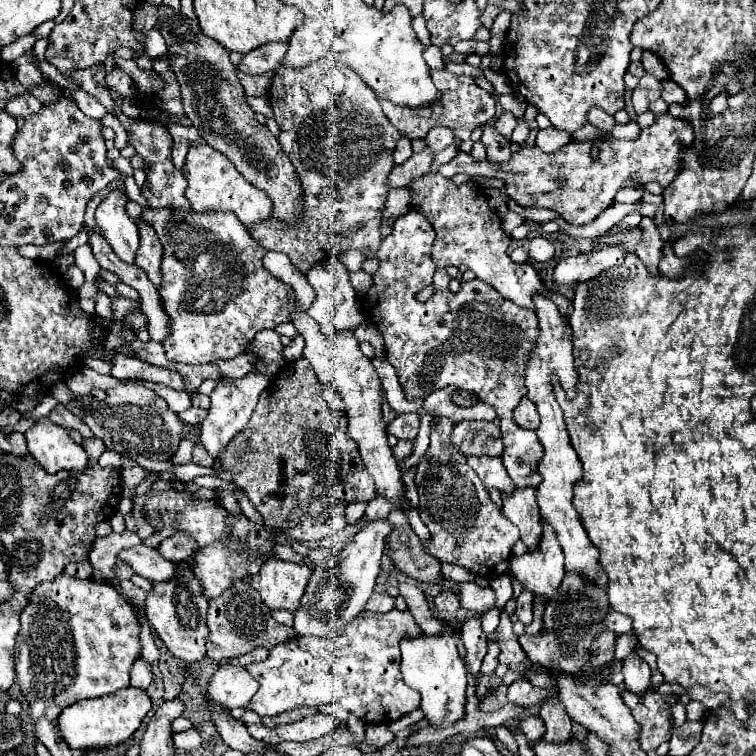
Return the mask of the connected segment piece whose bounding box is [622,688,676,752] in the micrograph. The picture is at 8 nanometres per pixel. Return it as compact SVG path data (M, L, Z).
M652 688L644 694L622 692L624 702L630 706L634 720L640 724L640 746L650 752L662 742L670 740L670 710L668 706L676 702L676 696L662 696Z

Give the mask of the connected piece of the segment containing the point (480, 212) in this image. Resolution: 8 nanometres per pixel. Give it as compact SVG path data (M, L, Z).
M426 174L414 180L410 188L414 192L412 208L420 210L420 214L424 214L436 230L436 240L432 244L432 260L438 268L466 266L468 270L476 274L478 280L488 282L506 300L526 310L536 310L534 300L532 300L534 294L548 296L562 312L562 318L568 322L568 306L570 306L568 298L544 288L534 266L516 264L510 260L506 252L510 246L510 238L500 228L500 216L488 208L482 186L478 186L476 182L454 186L450 178L444 178L442 174Z

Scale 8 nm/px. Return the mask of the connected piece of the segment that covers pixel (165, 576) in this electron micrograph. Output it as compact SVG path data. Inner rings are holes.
M142 544L122 550L118 554L118 558L128 562L136 574L148 578L154 584L172 580L174 572L176 572L174 562L168 562L166 558L162 558L156 548L148 548L148 546L142 546Z

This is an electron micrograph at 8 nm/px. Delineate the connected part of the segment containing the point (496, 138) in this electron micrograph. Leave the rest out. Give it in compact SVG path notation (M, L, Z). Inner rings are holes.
M486 126L484 128L482 142L486 146L486 154L488 154L490 162L508 162L508 158L512 156L512 152L510 152L510 140L504 138L504 136L500 136L494 126Z

